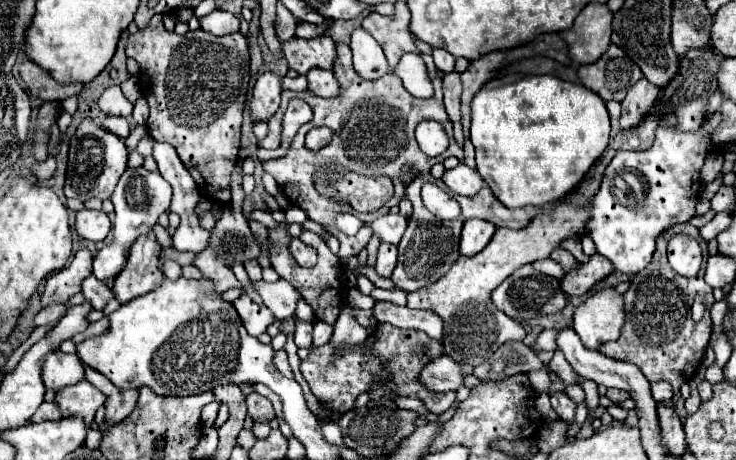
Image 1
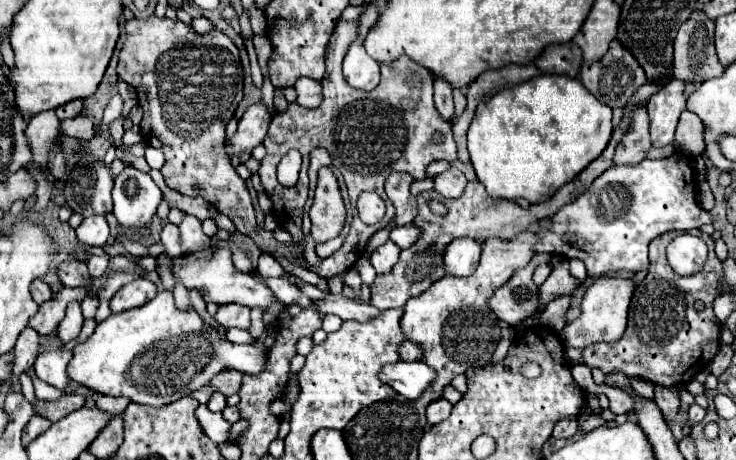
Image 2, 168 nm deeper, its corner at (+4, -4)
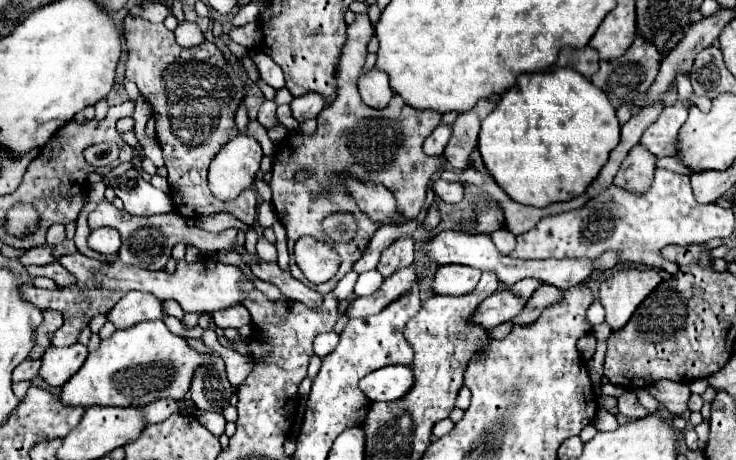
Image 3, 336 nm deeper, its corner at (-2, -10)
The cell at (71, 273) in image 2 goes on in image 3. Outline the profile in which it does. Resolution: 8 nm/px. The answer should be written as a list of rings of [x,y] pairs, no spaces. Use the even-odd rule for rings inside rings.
[[[58,262],[48,264],[48,266],[28,266],[26,270],[28,270],[28,274],[30,274],[32,278],[36,278],[36,276],[48,276],[48,278],[52,278],[58,286],[70,286],[70,284],[76,284],[74,274],[66,272],[66,268],[62,268]]]

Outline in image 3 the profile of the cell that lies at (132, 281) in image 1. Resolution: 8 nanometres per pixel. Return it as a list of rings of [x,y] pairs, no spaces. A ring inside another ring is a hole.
[[[128,292],[114,304],[114,308],[108,312],[108,320],[116,328],[130,328],[144,320],[156,320],[162,318],[162,302],[156,296],[150,296],[146,292]]]

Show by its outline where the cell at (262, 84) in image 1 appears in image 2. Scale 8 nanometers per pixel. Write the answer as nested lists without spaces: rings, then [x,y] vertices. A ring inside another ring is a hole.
[[[258,102],[246,110],[242,120],[238,122],[238,130],[232,138],[226,140],[226,154],[230,158],[240,158],[240,154],[250,154],[258,144],[262,144],[268,126],[270,126],[270,114],[268,110]]]

